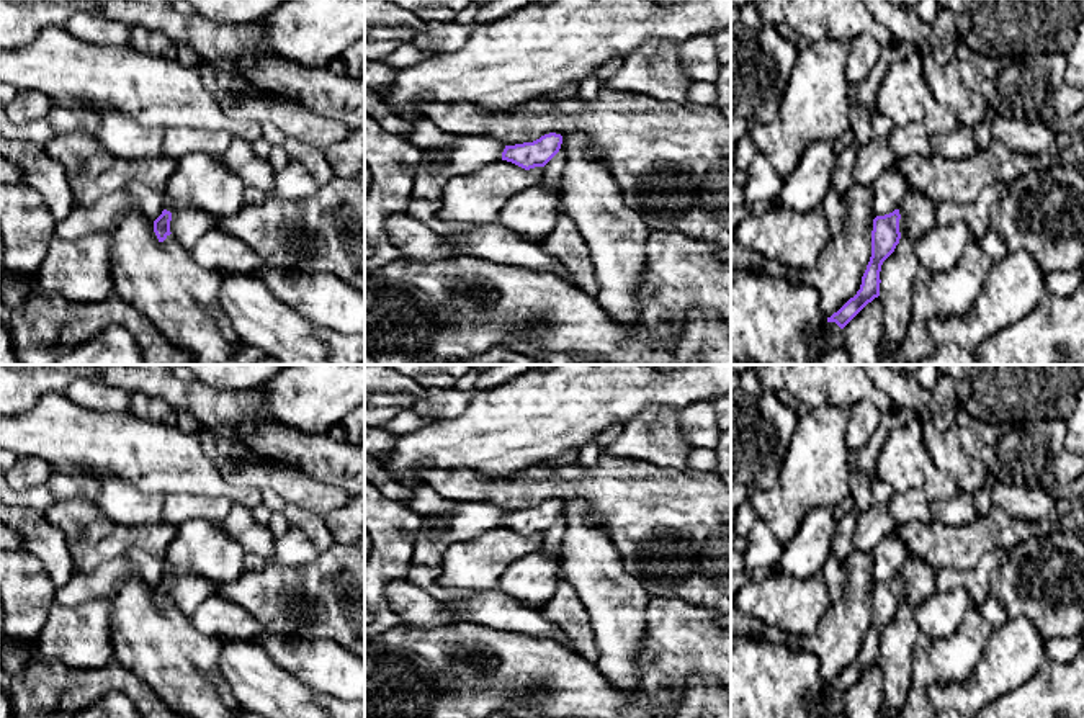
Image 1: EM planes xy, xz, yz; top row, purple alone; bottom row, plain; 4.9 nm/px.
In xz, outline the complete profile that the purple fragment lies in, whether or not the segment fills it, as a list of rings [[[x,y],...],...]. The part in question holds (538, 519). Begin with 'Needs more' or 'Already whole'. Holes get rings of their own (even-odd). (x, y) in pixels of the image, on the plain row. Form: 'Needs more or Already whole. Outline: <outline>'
Needs more. Outline: [[[549,499],[533,509],[505,512],[502,527],[512,528],[525,536],[541,533],[540,550],[561,558],[566,522],[561,518],[562,502]]]

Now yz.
Needs more. Outline: [[[907,554],[898,576],[873,586],[871,623],[862,643],[860,656],[837,679],[827,684],[827,689],[835,689],[844,695],[868,669],[880,662],[883,628],[894,618],[904,600],[917,607],[935,594],[937,569]]]

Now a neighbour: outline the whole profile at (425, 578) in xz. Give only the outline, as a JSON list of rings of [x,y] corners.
[[[410,564],[407,572],[407,581],[423,589],[433,599],[441,604],[466,600],[473,592],[463,589],[446,589],[438,584],[438,576],[441,574],[441,568],[428,568]]]

